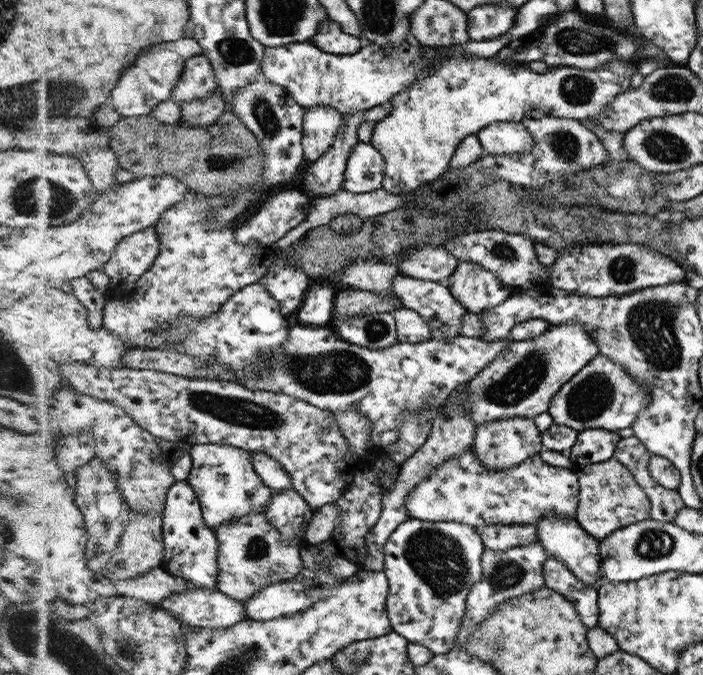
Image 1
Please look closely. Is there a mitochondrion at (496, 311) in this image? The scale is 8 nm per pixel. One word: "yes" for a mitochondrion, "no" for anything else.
no

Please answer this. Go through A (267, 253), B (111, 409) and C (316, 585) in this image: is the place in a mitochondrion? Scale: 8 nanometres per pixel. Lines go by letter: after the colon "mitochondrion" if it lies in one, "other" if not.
A: other
B: other
C: other

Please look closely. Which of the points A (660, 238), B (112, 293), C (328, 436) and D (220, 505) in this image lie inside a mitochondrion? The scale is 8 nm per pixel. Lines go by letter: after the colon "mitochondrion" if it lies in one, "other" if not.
A: other
B: other
C: other
D: other

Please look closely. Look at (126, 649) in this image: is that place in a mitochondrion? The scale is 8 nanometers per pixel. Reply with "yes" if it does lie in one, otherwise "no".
yes

